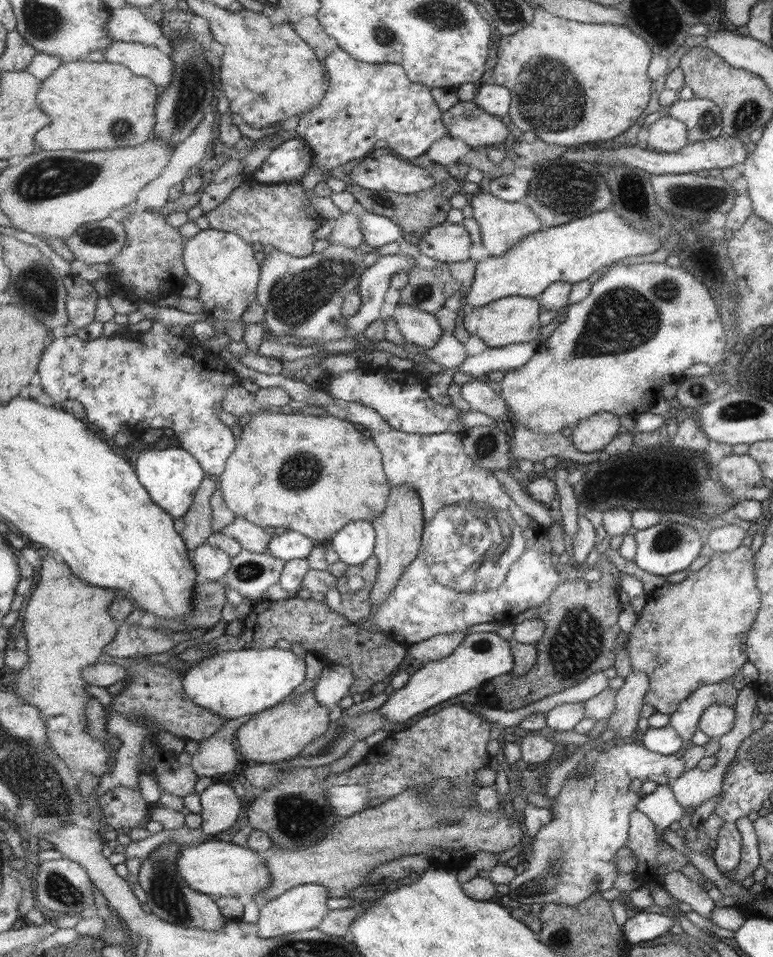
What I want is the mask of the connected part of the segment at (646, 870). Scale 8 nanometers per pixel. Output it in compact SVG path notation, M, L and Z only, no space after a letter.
M635 811L629 814L628 840L624 849L629 849L635 857L635 867L631 874L642 884L660 884L666 874L674 870L680 871L683 865L687 865L687 856L675 852L665 841L657 840L657 835L653 834L652 823L641 812Z

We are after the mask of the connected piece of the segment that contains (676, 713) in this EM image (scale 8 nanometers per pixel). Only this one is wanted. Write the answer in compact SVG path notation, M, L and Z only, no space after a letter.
M729 682L704 684L693 692L670 714L668 725L677 731L684 744L690 740L703 711L712 704L733 707L738 691Z

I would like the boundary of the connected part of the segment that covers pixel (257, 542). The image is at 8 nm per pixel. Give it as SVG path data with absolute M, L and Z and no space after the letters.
M236 517L233 524L222 528L221 532L238 540L244 549L256 553L268 552L273 537L262 526L241 517Z

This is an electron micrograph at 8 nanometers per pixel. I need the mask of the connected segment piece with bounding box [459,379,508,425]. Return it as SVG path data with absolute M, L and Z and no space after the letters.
M469 380L459 388L463 400L470 404L470 409L480 412L483 416L501 424L507 418L504 400L497 392L487 387L483 382Z

